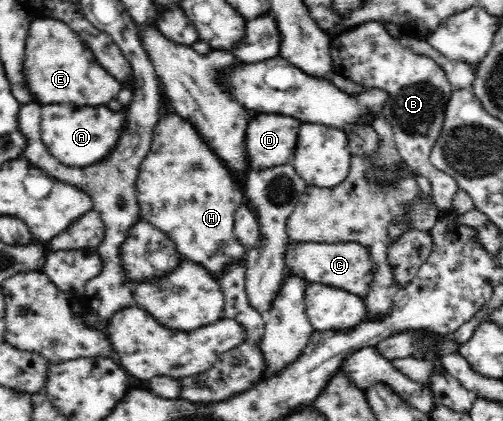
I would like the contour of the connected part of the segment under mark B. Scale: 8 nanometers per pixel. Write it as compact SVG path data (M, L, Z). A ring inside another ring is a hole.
M370 21L337 33L330 42L330 54L337 74L387 93L387 99L377 113L361 115L363 123L385 118L391 124L393 137L400 156L410 167L431 182L432 195L440 212L452 210L451 200L459 186L455 178L437 169L430 160L430 153L441 135L445 108L452 92L445 70L430 57L415 53L401 45L395 37L385 32L383 24Z

